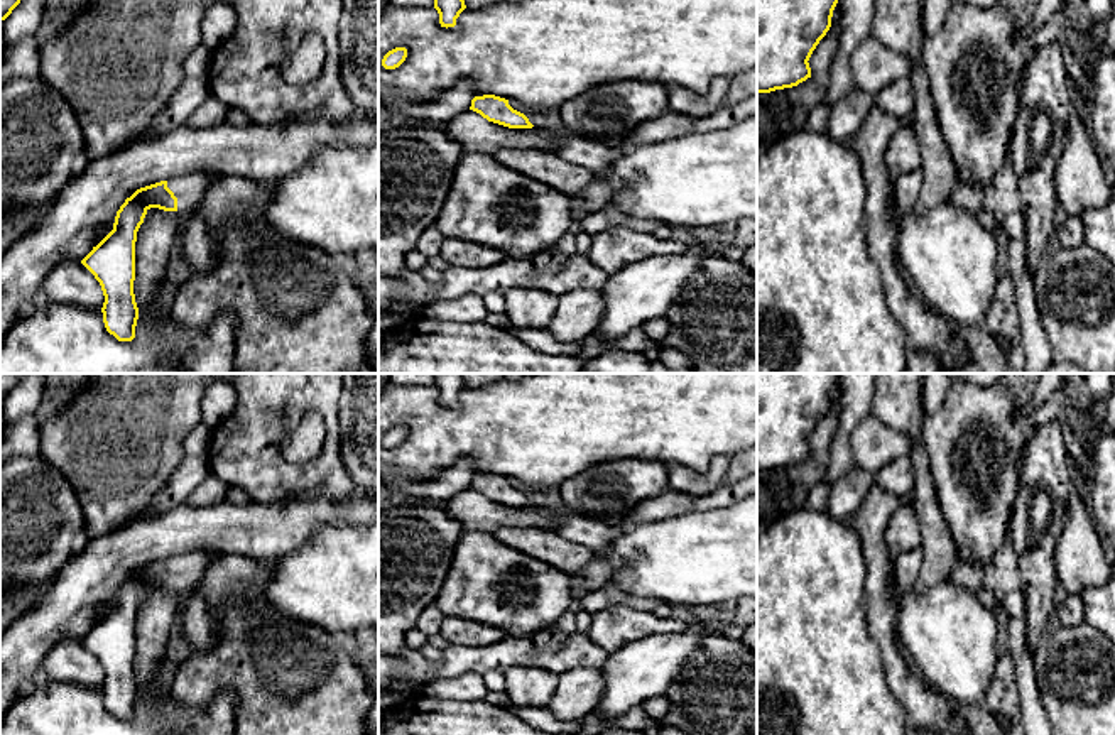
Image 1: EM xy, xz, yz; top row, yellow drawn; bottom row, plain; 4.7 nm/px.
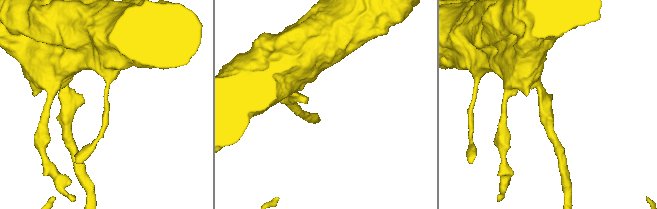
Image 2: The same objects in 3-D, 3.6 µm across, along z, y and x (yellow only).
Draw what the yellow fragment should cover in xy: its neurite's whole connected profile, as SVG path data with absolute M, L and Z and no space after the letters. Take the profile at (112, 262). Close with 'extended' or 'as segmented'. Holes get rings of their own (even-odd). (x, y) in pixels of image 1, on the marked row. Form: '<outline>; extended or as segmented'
M189 174L137 189L120 206L113 230L81 260L100 282L103 323L118 341L132 341L139 319L133 294L137 231L150 208L189 215L199 210L218 176Z; extended

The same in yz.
M757 0L757 93L811 78L809 57L831 27L838 0Z; as segmented

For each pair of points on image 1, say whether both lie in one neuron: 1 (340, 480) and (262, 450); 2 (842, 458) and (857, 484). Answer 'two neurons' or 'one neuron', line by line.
1: one neuron
2: two neurons

